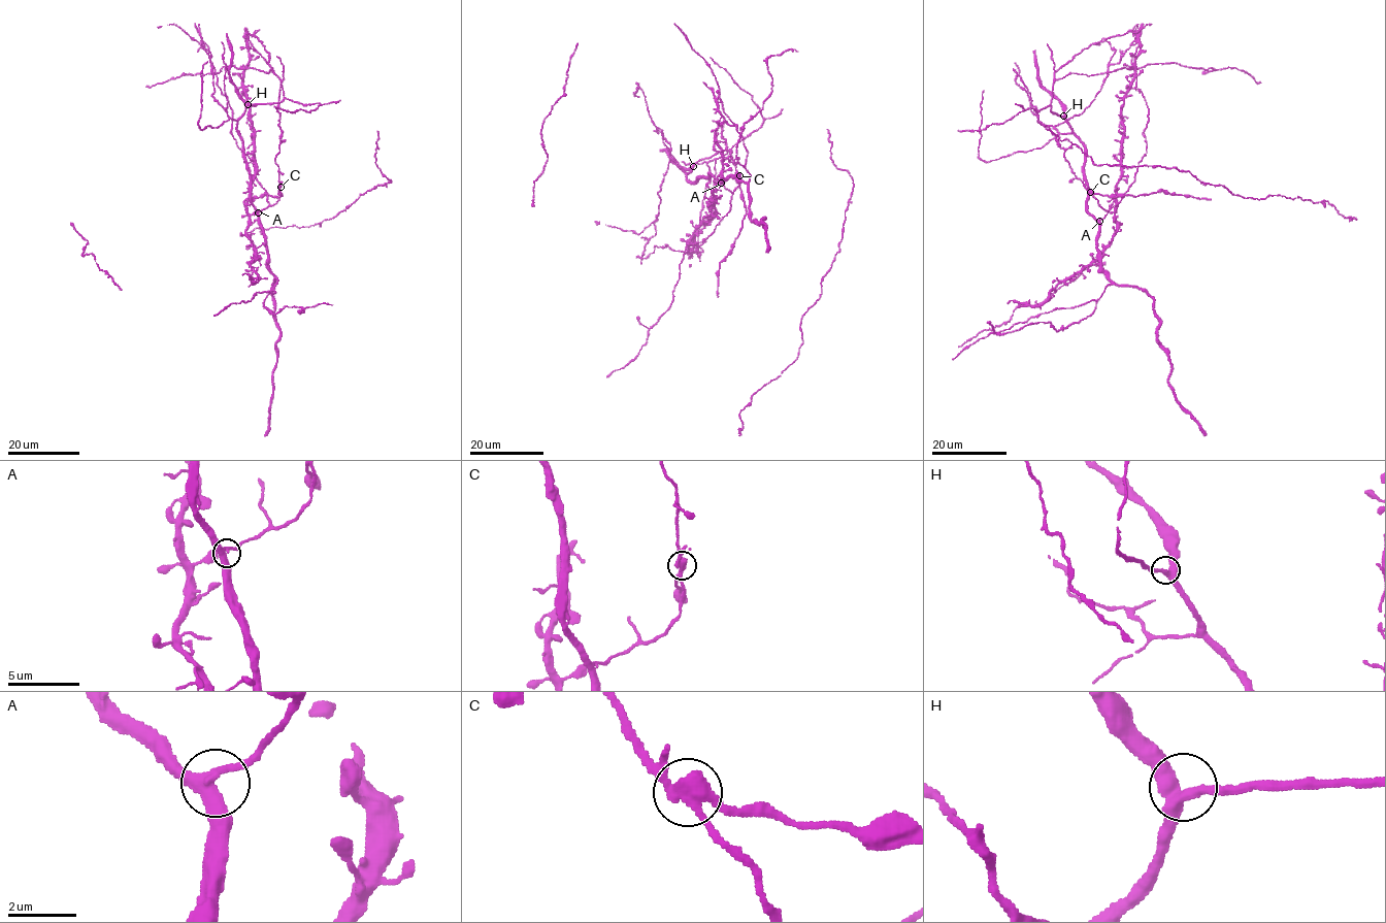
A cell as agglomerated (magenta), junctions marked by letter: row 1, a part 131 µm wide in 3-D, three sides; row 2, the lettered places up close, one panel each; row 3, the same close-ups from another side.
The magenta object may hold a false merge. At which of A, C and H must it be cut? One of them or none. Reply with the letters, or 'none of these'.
C

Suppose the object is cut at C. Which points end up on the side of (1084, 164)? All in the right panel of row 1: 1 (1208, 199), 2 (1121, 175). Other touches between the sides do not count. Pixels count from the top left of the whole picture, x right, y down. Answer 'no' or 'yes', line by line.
1: no
2: yes

